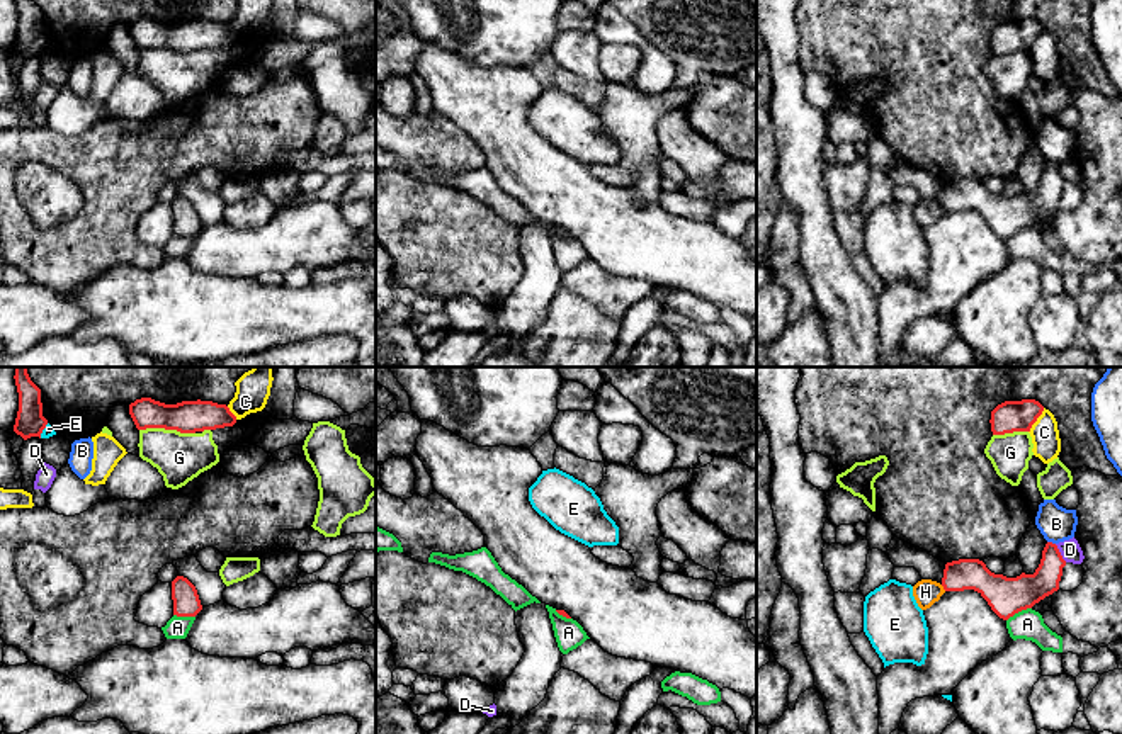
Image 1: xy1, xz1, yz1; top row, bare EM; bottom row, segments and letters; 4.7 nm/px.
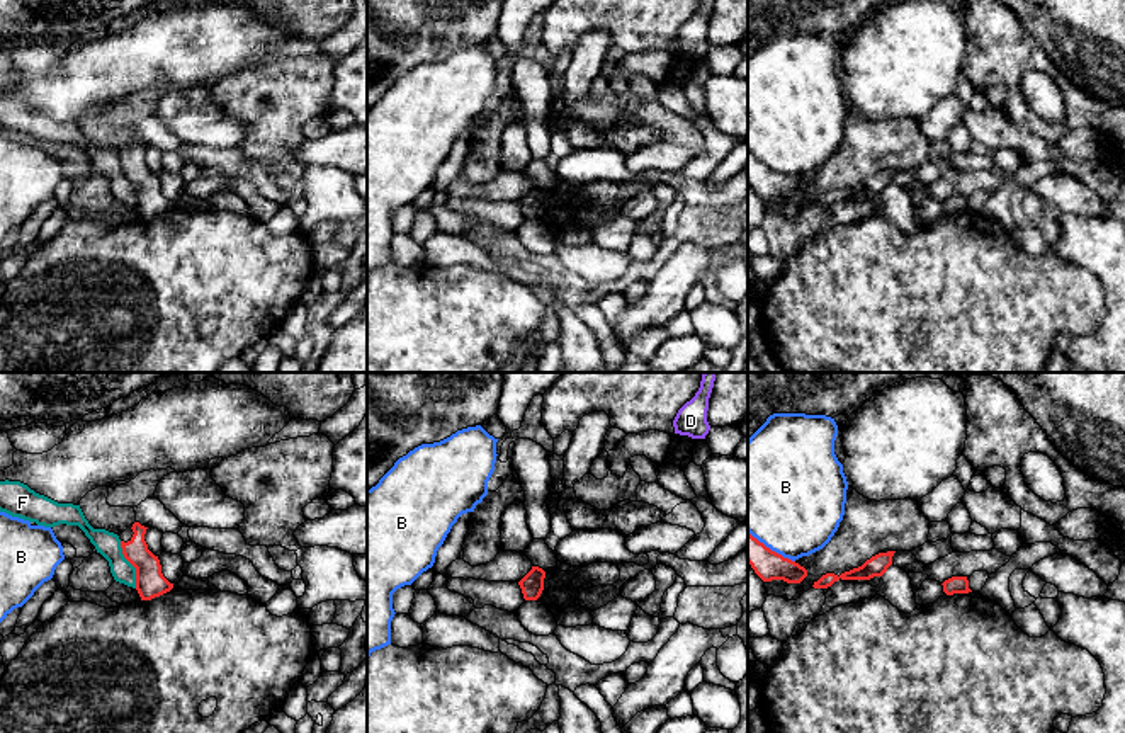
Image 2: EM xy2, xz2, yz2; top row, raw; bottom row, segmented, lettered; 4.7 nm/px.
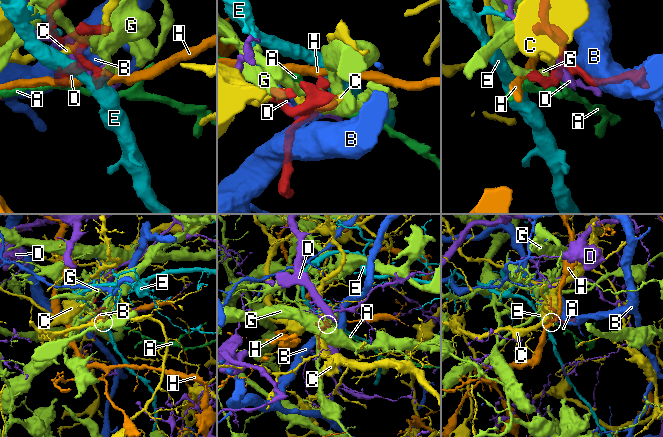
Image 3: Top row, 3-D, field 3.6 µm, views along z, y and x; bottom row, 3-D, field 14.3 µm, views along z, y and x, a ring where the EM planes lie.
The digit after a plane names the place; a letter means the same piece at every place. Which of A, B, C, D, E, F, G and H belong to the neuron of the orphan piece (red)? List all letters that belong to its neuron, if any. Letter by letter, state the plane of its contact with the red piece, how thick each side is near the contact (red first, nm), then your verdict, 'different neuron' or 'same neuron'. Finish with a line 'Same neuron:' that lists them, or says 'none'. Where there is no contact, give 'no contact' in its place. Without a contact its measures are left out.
A: yz1 | 180/140 nm | different neuron
B: yz2 | 140/480 nm | different neuron
C: yz1 | 150/130 nm | different neuron
D: yz1 | 160/100 nm | different neuron
E: xy1 | 140/50 nm | different neuron
F: xy2 | 140/120 nm | different neuron
G: xy1 | 160/240 nm | different neuron
H: yz1 | 150/120 nm | different neuron
Same neuron: none

